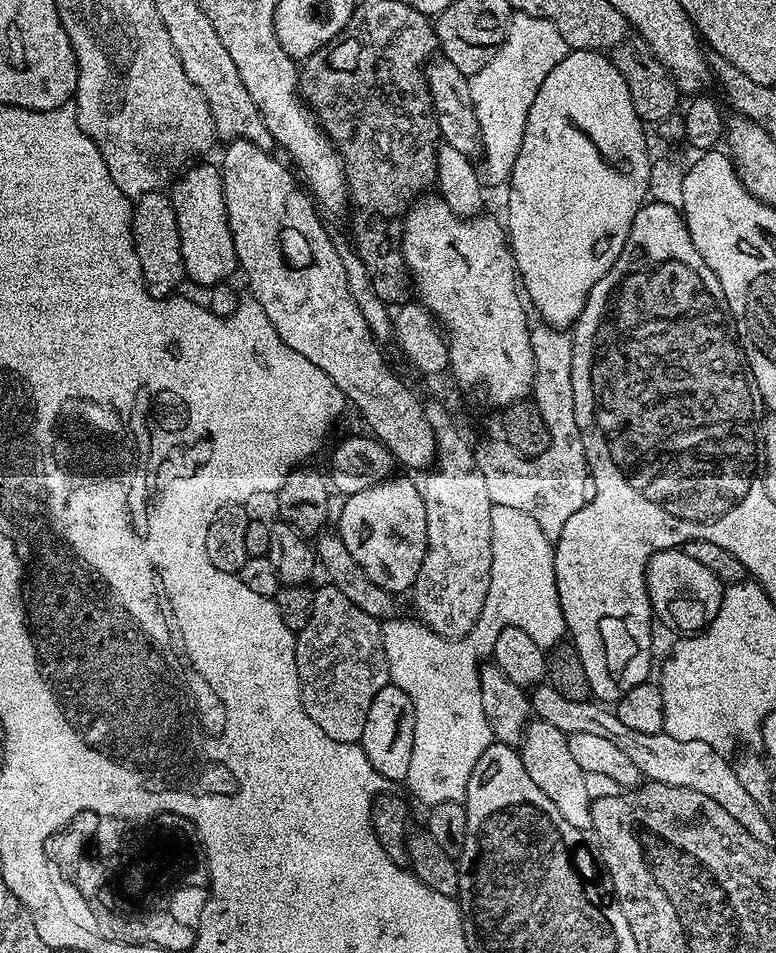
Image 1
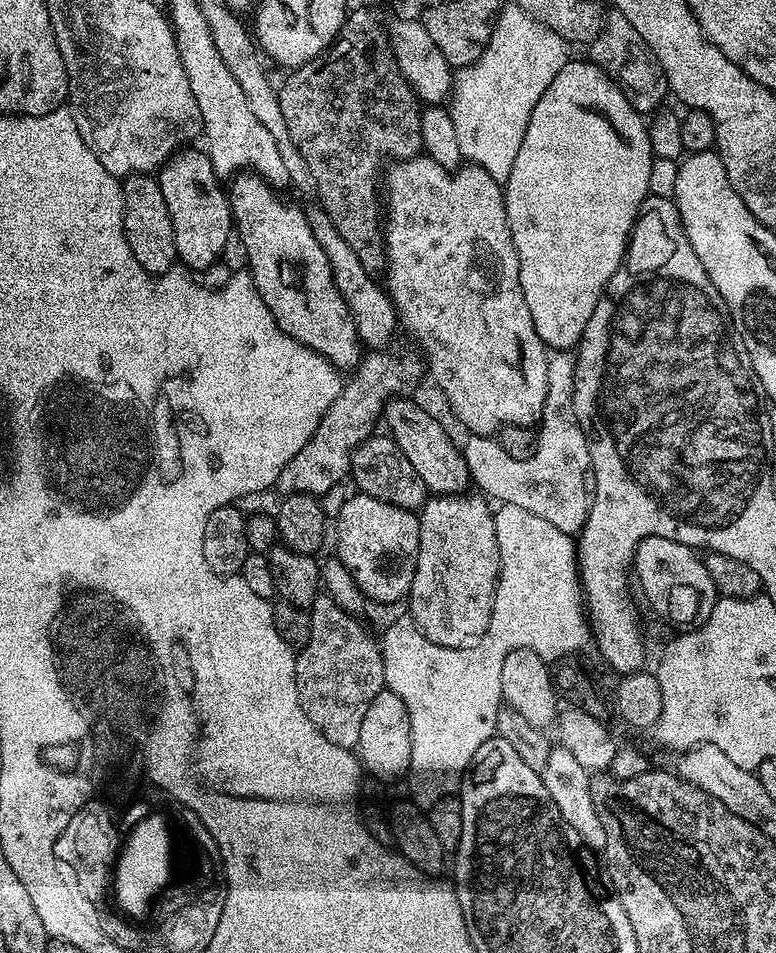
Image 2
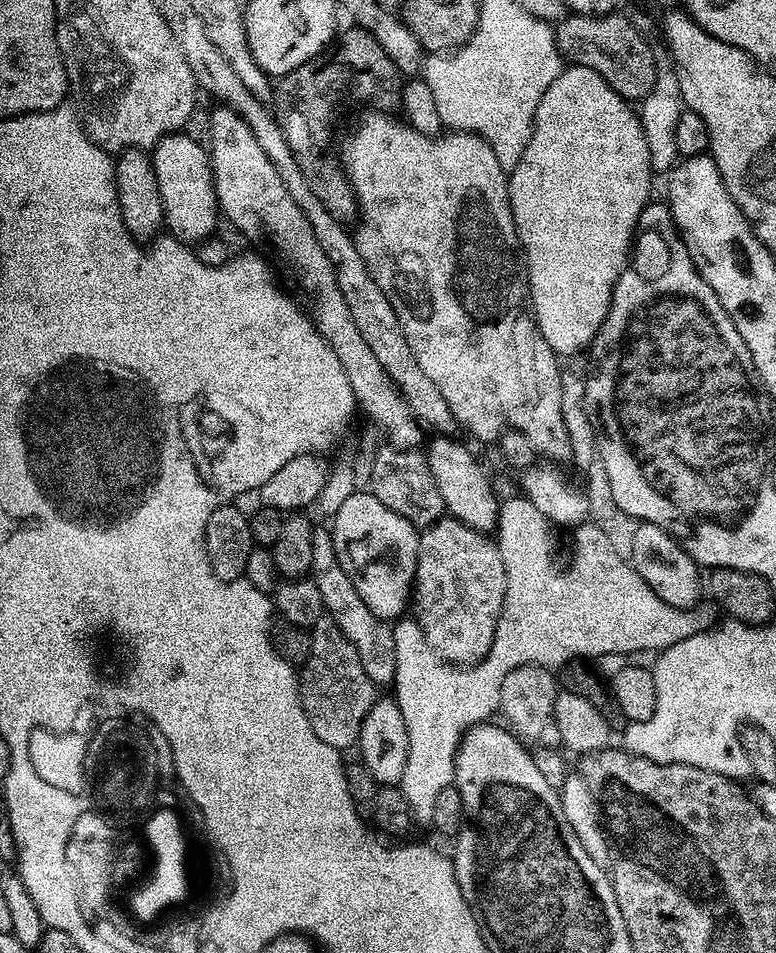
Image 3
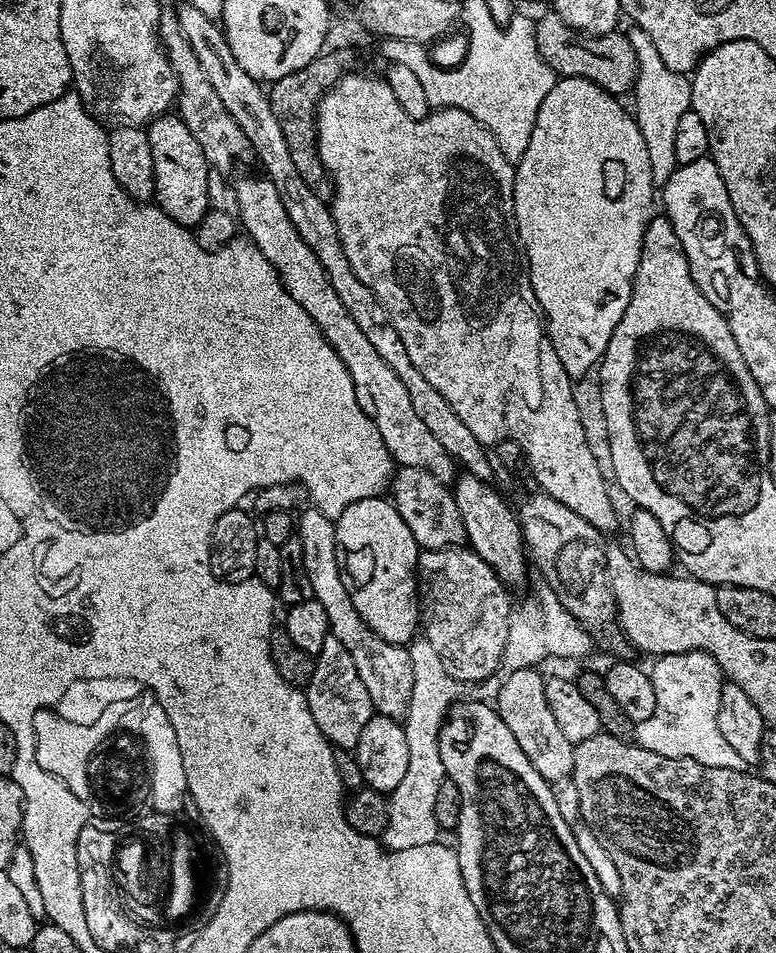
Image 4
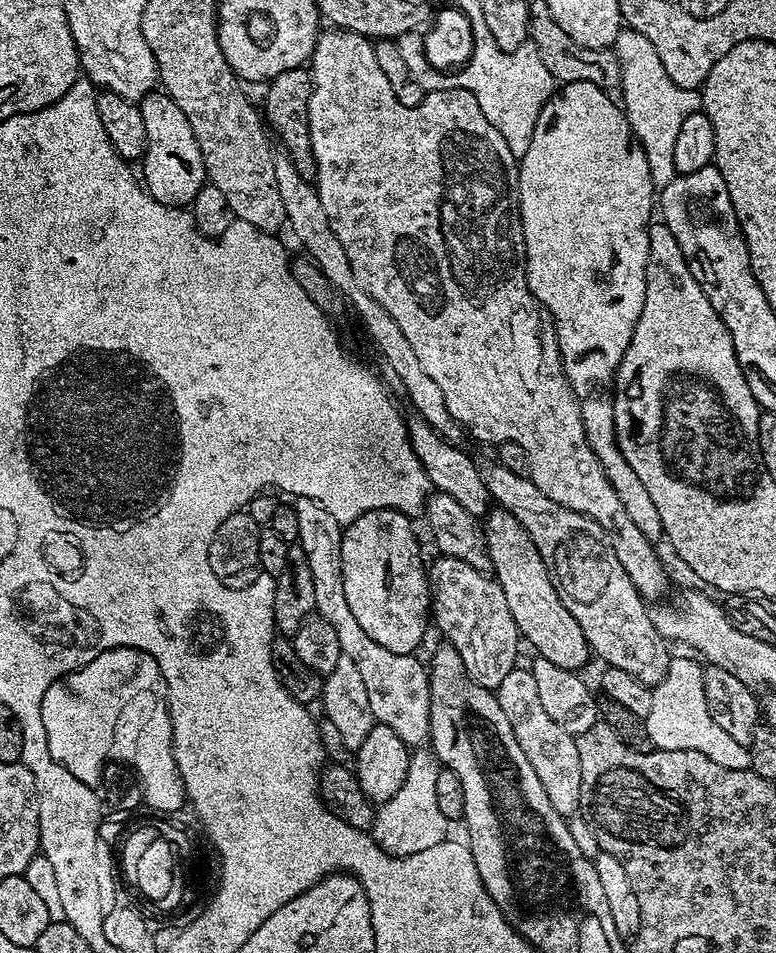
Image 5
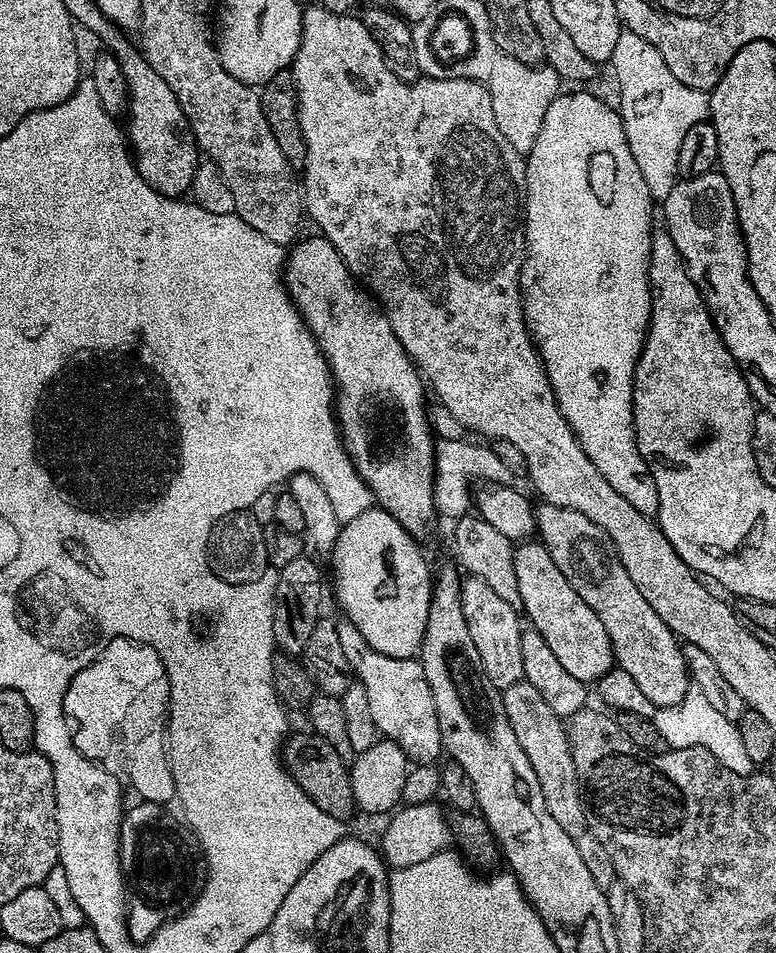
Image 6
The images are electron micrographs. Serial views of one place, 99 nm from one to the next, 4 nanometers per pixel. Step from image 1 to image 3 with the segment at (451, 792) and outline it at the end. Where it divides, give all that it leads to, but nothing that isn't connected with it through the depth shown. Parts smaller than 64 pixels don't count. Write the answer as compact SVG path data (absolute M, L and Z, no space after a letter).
M517 494L501 503L494 539L506 566L506 594L494 632L494 642L486 658L480 663L461 666L445 662L426 642L415 619L401 618L392 624L396 659L394 699L402 710L402 718L406 718L406 734L410 742L406 770L398 786L403 790L406 802L417 821L431 821L434 797L440 791L453 787L456 751L460 748L460 740L473 724L483 724L495 717L492 715L497 715L500 687L510 670L527 664L556 670L570 660L588 658L584 656L608 656L611 652L659 654L674 646L674 642L682 642L709 627L710 620L700 610L675 608L662 602L658 594L654 594L654 590L646 586L642 574L638 574L638 570L634 570L625 557L623 560L616 553L611 538L598 525L592 523L579 524L571 533L572 553L563 564L560 561L560 552L556 549L556 536L552 533L555 532L554 525L535 508L534 502L530 502L523 494Z

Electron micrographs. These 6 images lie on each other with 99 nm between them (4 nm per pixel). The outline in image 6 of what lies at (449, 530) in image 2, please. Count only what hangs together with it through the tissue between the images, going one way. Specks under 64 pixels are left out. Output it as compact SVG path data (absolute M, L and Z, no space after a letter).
M468 576L461 583L462 614L466 614L466 626L470 626L470 638L474 638L474 650L478 650L480 668L486 678L498 689L509 688L524 679L522 670L522 616L519 611L486 586L477 576Z

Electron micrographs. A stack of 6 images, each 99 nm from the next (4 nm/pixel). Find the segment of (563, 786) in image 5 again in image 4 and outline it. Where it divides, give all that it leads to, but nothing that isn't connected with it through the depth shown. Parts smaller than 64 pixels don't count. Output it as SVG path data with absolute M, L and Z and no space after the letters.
M529 666L522 670L507 673L500 681L500 689L494 697L494 707L497 714L502 718L502 722L506 722L510 734L514 734L518 746L522 746L522 754L526 754L526 758L530 758L530 766L534 766L534 770L538 770L538 774L542 774L542 778L549 784L556 785L560 779L566 779L572 775L574 745L568 741L566 734L562 734L562 729L559 728L557 720L554 719L554 714L550 711L550 702L546 702L545 673L536 671L540 670Z

